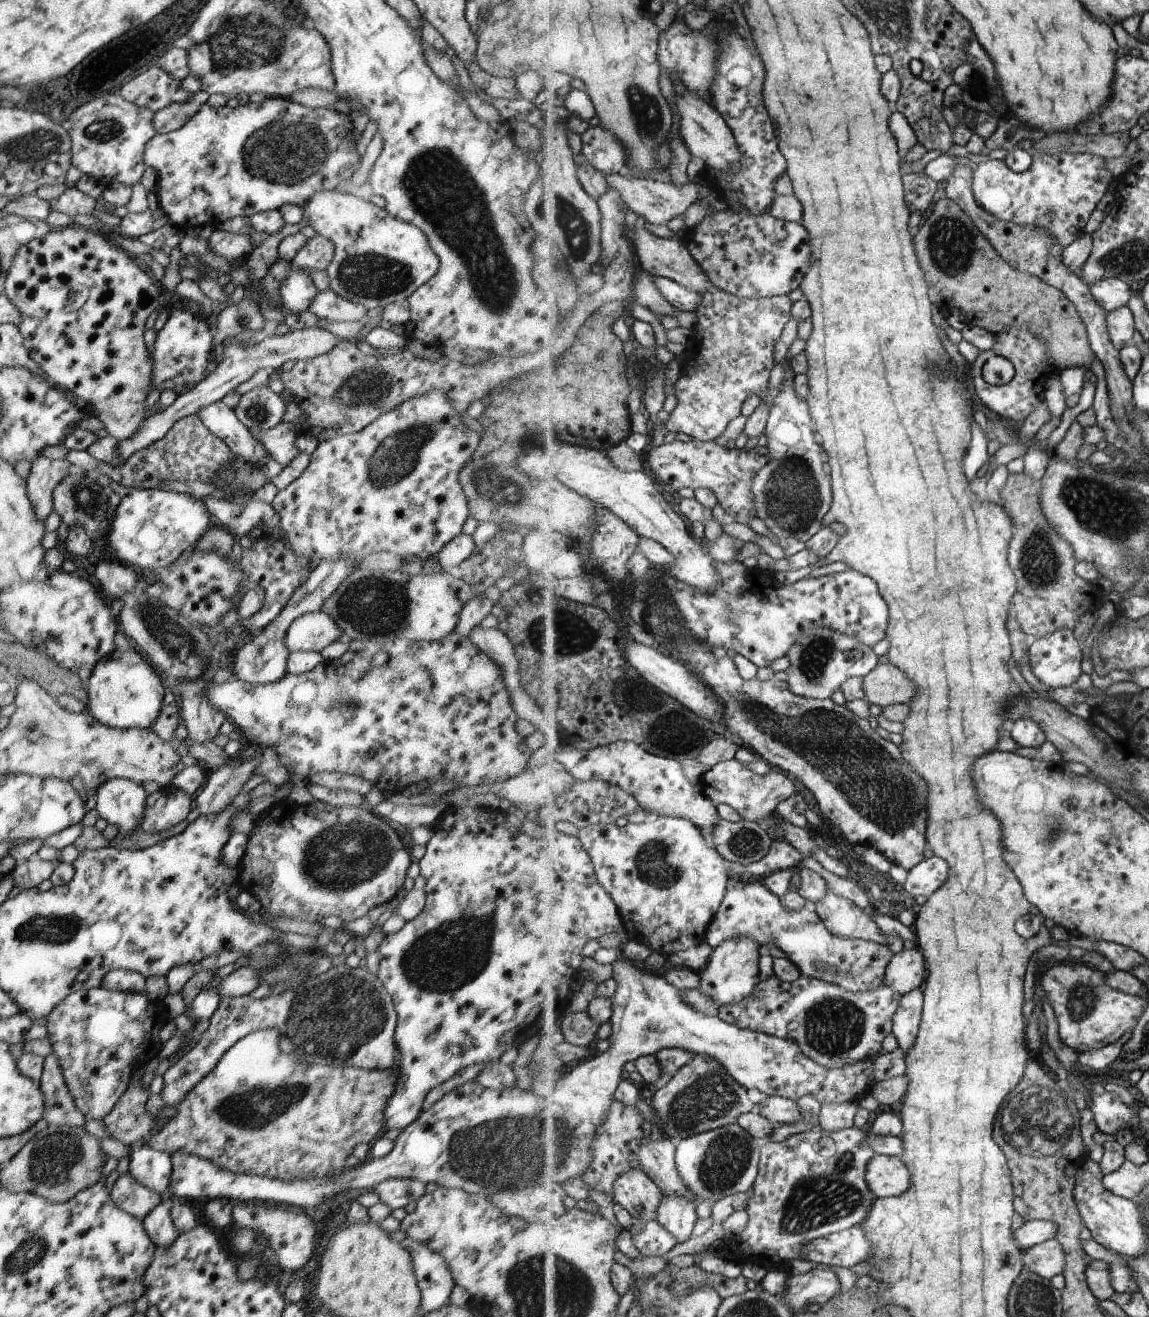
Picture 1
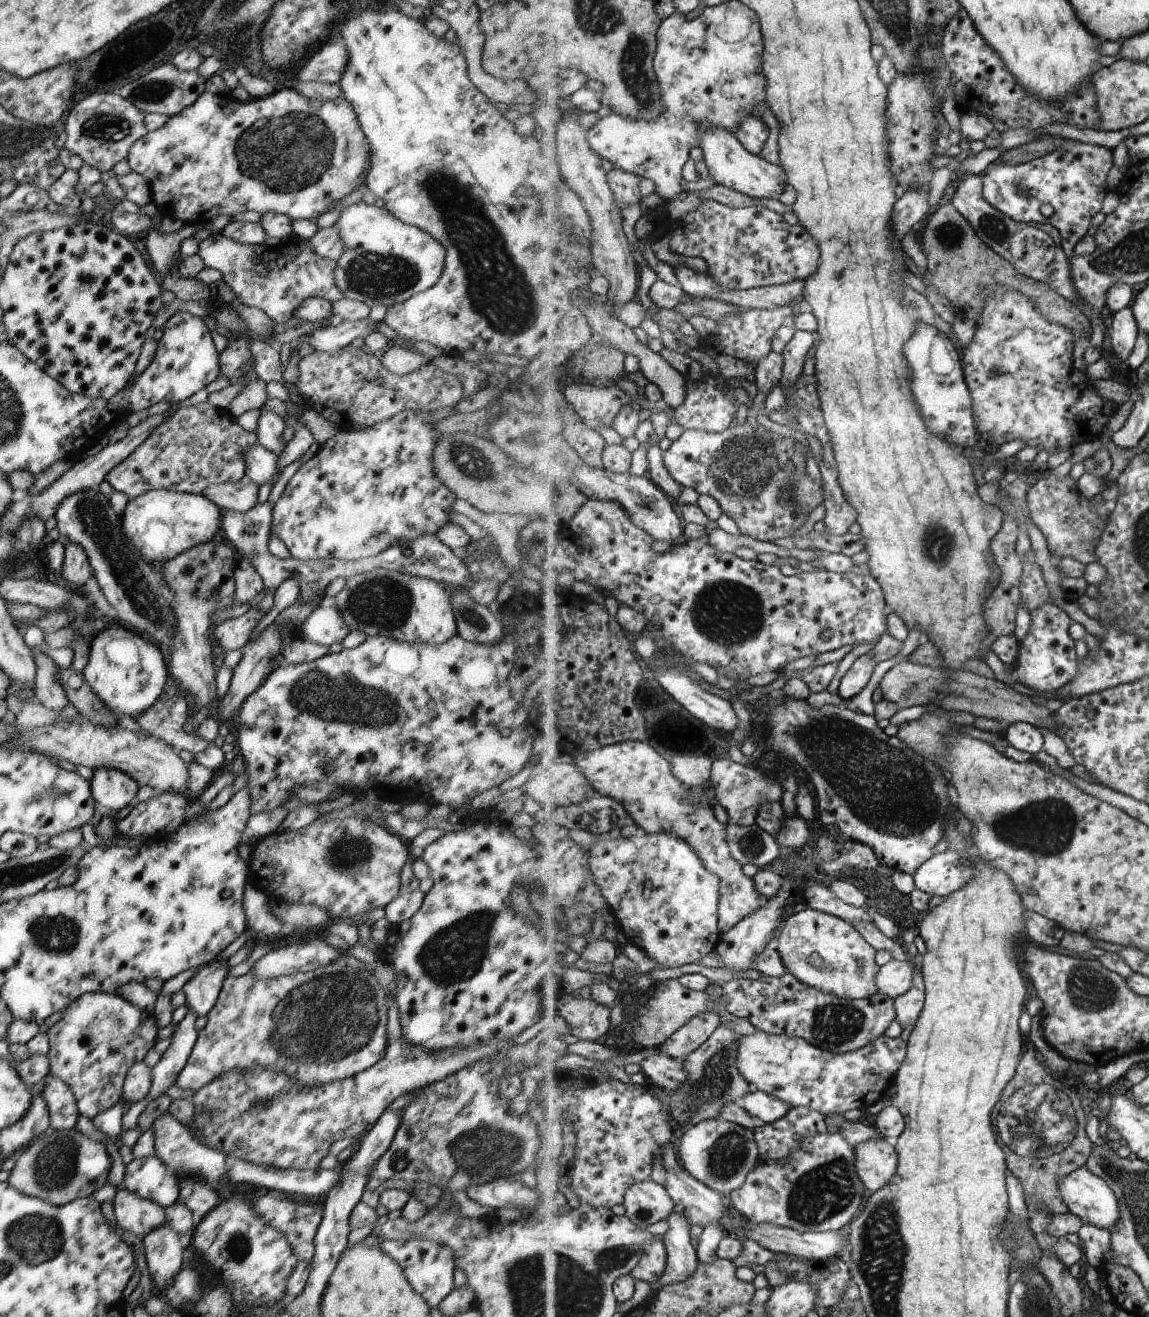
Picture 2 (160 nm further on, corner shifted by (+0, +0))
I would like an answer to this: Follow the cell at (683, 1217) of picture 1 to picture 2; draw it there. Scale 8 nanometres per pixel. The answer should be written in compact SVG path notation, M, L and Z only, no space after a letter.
M673 1212L667 1218L669 1224L668 1231L664 1234L664 1242L667 1246L667 1264L663 1277L659 1280L663 1285L655 1286L653 1291L648 1294L647 1300L655 1296L656 1291L665 1288L669 1284L683 1282L689 1276L693 1276L699 1266L696 1249L691 1244L691 1234L689 1230L691 1224L687 1216Z

